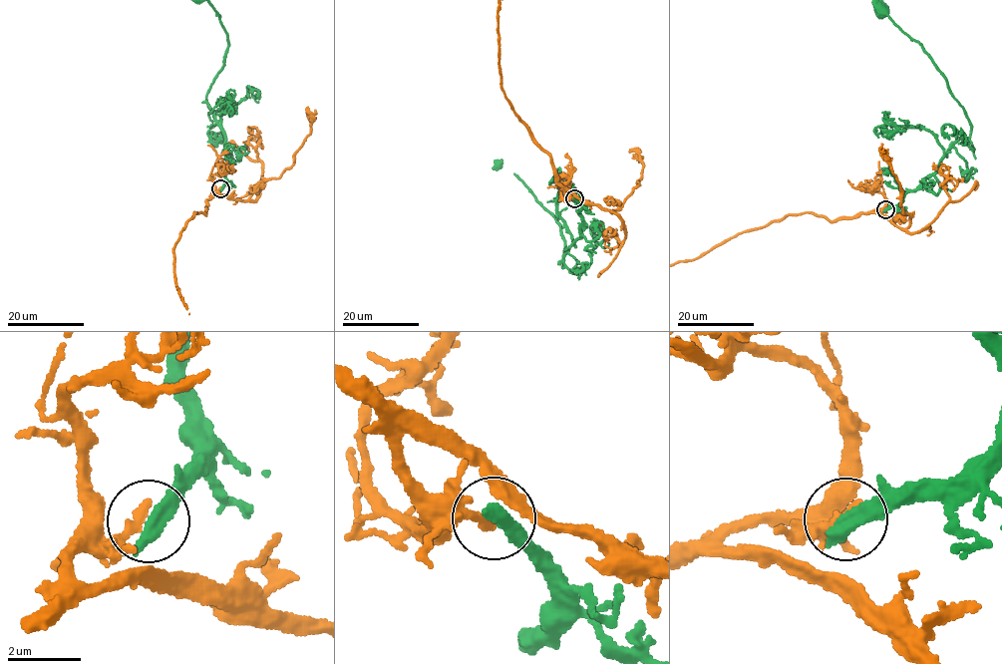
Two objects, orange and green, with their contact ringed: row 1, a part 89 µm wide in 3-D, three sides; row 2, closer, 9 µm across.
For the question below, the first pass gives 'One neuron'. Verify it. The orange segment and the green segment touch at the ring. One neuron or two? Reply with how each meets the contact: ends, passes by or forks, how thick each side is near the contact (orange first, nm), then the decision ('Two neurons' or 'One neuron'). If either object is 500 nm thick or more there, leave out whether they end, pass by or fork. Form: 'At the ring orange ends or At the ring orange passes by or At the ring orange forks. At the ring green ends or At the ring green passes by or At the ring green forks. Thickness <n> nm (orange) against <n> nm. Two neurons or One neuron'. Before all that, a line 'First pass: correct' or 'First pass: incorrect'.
First pass: incorrect
Thickness 280 nm (orange) against 500 nm. Two neurons

